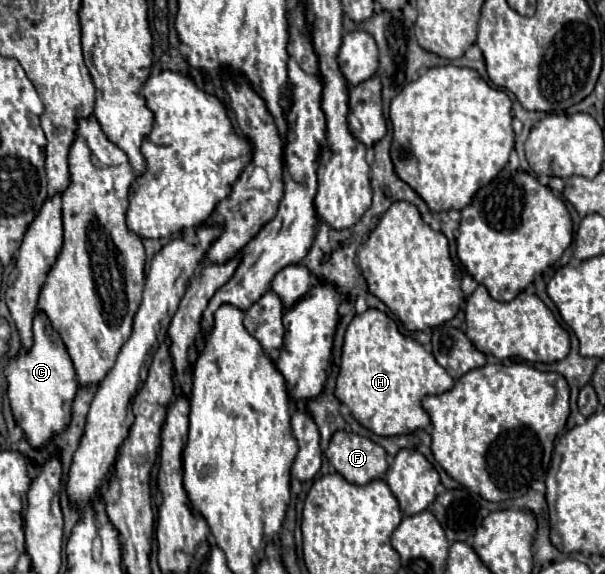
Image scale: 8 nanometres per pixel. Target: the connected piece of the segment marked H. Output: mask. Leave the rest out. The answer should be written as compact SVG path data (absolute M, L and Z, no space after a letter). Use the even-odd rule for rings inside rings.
M378 309L356 315L344 335L342 363L336 381L336 397L350 407L354 419L376 435L404 435L430 425L422 409L426 395L452 389L454 379L440 367L430 351L400 333L396 321Z

